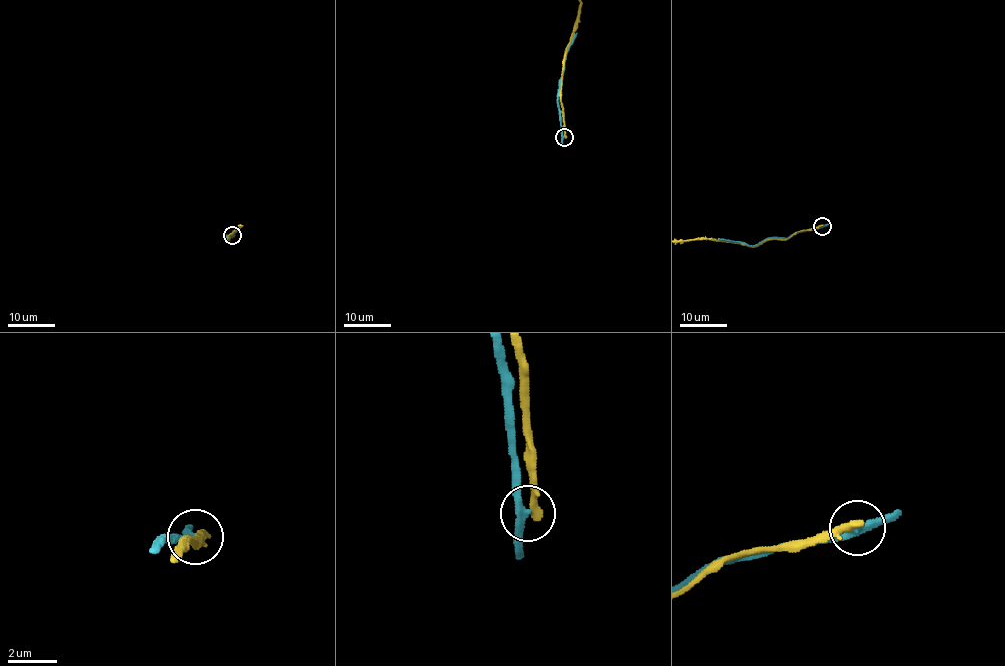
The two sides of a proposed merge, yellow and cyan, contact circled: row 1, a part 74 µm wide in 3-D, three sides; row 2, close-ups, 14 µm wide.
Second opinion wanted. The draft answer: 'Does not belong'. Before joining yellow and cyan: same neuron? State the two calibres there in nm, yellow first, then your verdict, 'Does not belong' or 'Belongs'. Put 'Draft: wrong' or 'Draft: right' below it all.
Thickness 380 nm (yellow) against 280 nm. Does not belong
Draft: right

